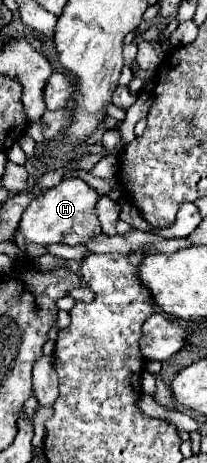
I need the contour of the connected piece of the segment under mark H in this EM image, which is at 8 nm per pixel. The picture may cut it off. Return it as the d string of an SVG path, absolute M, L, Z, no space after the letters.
M68 177L62 179L60 185L46 189L40 197L36 197L28 209L24 211L24 217L20 219L18 229L22 231L22 235L30 241L30 243L40 243L40 245L52 245L52 243L62 243L66 241L66 245L86 245L90 241L90 237L100 235L100 223L98 223L98 215L96 215L96 201L98 201L98 191L92 189L90 185L86 185L80 177Z

